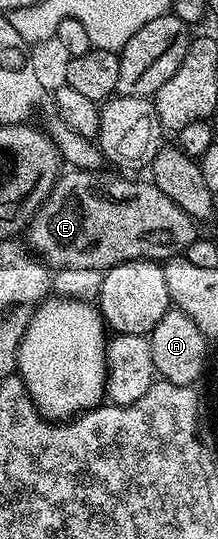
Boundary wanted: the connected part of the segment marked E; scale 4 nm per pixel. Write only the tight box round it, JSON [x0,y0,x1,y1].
[28,169,199,272]

